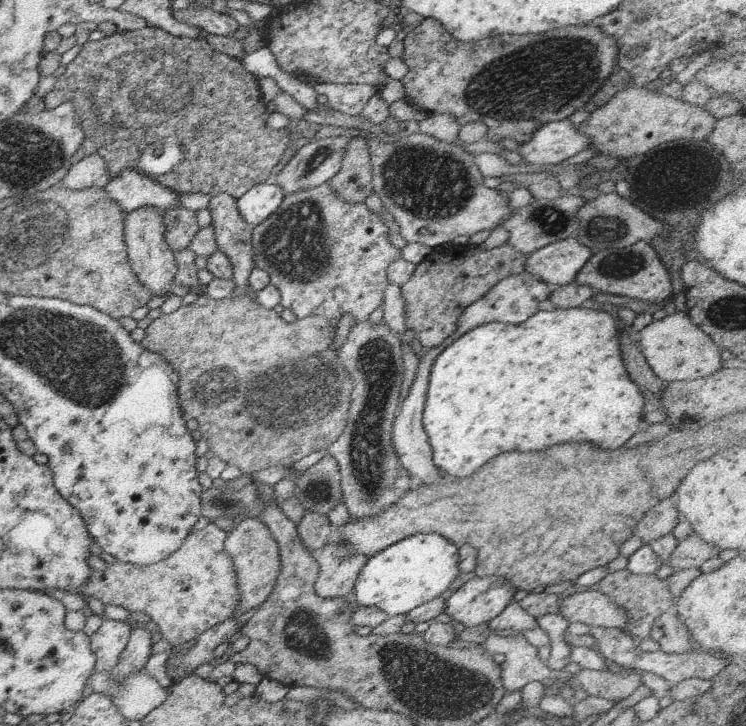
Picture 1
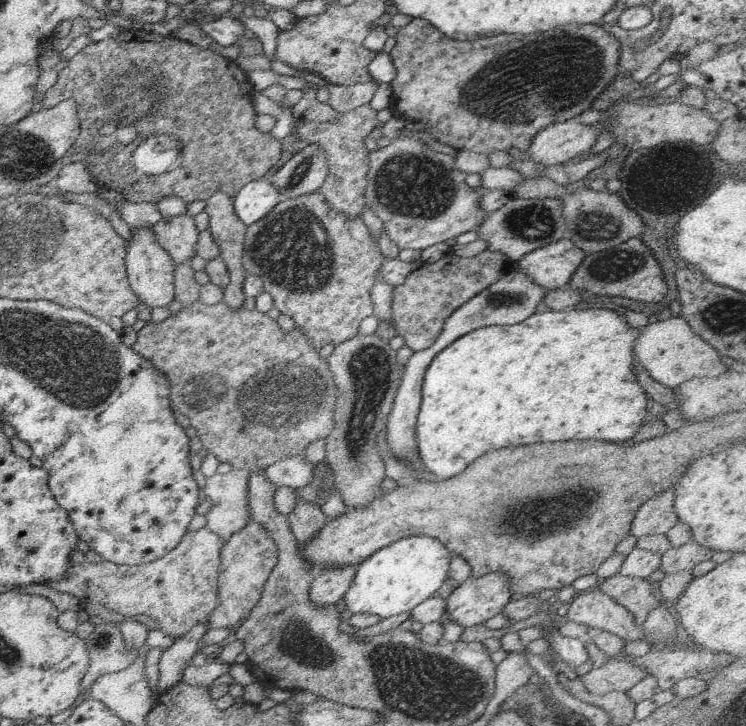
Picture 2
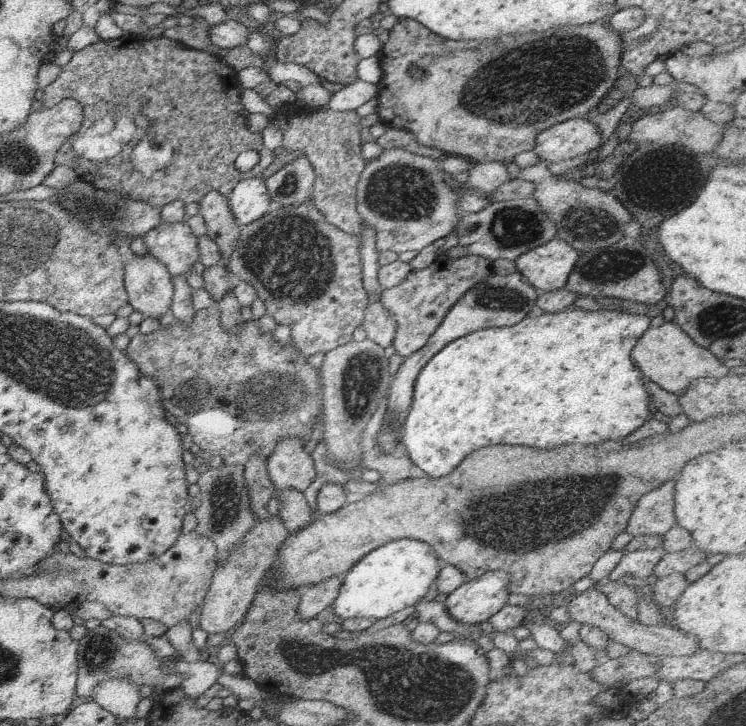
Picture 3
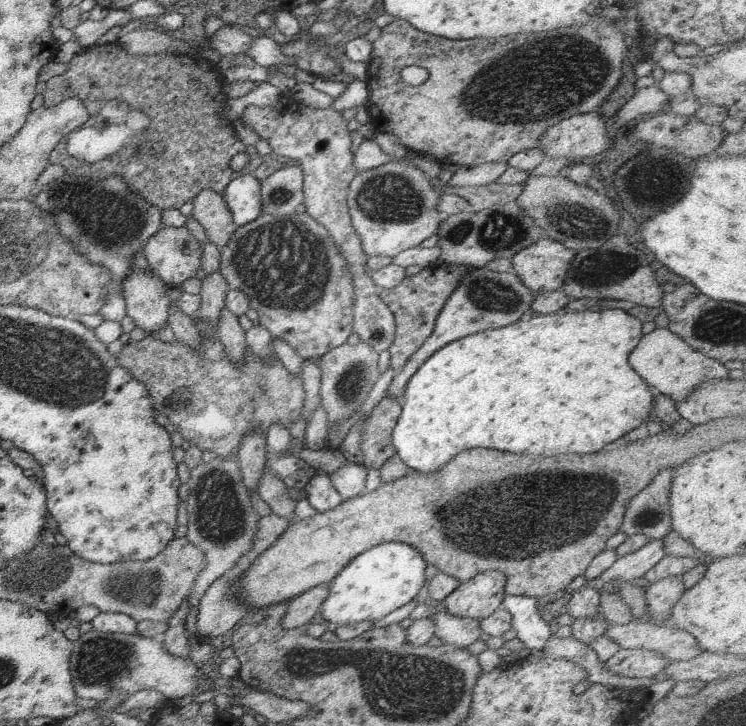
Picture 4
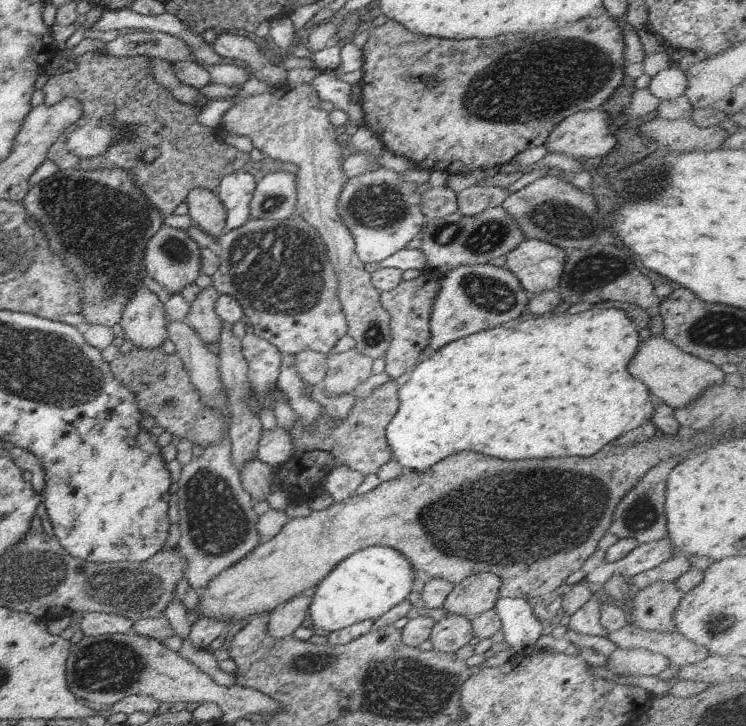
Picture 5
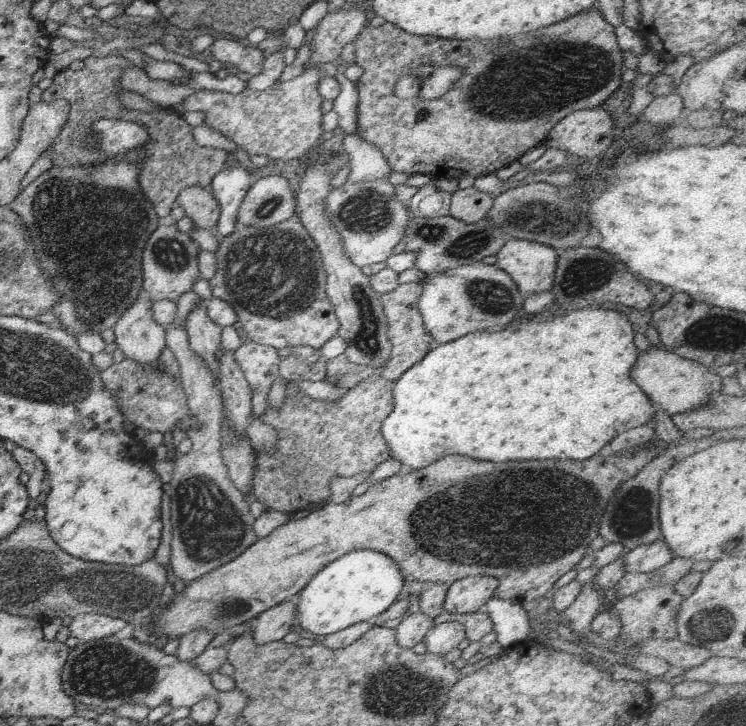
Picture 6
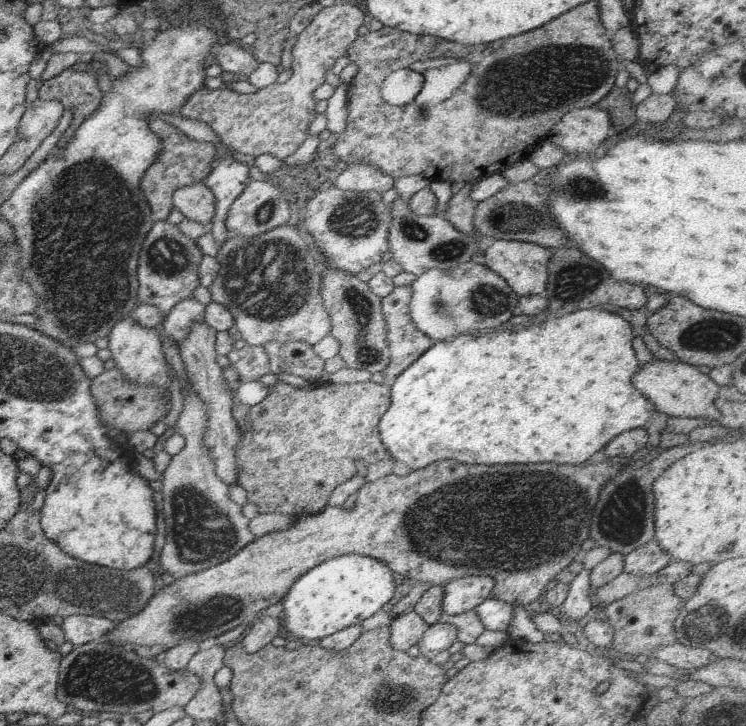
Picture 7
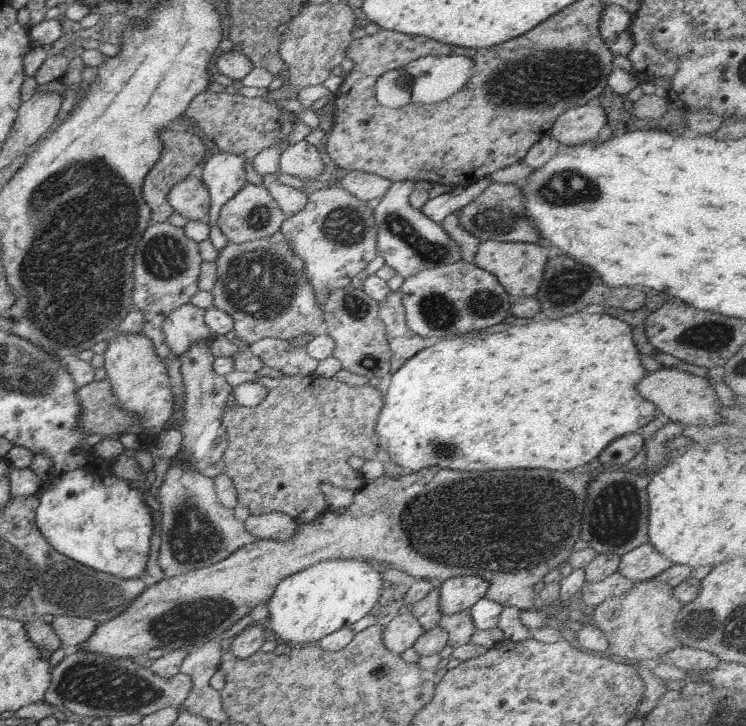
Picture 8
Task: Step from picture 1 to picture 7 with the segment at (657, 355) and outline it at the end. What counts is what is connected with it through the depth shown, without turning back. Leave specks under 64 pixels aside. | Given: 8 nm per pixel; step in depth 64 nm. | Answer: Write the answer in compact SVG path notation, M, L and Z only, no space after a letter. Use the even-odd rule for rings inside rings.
M654 358L651 362L640 366L640 370L634 374L634 386L648 397L648 400L655 406L657 413L664 412L668 416L688 416L688 418L718 418L718 407L715 401L720 397L720 390L714 380L700 372L698 367L679 360L662 360Z

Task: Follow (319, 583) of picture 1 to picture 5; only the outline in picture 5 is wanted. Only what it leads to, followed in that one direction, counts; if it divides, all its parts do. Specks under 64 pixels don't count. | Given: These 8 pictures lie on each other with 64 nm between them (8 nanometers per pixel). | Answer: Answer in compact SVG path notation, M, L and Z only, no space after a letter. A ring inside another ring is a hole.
M310 590L268 612L267 635L281 640L288 638L297 628L303 626L304 620L309 617L309 606L313 601L313 594L314 590Z

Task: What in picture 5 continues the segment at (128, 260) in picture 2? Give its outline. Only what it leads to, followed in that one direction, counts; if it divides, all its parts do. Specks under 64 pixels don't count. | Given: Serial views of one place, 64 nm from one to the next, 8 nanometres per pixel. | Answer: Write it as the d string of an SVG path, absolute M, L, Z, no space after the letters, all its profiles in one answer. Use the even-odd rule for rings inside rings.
M140 282L140 287L128 299L121 318L124 339L132 340L134 347L141 349L160 347L168 338L164 305L156 293Z

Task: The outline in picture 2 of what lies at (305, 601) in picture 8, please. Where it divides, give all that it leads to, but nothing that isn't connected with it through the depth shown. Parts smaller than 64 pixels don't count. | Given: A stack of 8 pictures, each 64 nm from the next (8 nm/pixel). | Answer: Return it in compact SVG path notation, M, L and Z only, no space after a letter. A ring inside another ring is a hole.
M428 535L406 537L389 544L359 564L344 596L345 613L376 614L386 619L412 611L445 584L451 558L442 541Z

